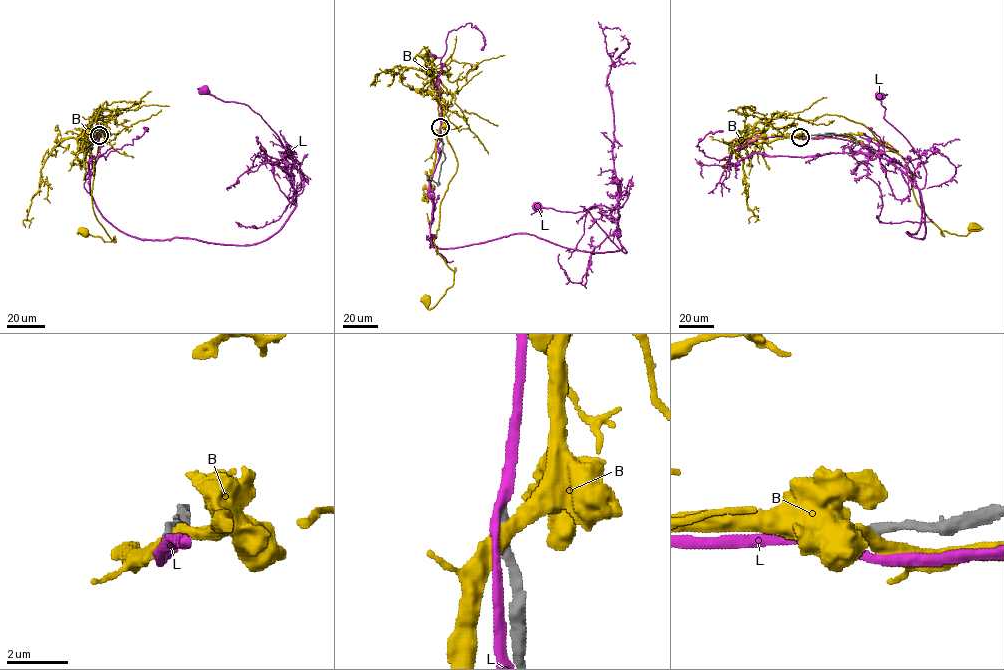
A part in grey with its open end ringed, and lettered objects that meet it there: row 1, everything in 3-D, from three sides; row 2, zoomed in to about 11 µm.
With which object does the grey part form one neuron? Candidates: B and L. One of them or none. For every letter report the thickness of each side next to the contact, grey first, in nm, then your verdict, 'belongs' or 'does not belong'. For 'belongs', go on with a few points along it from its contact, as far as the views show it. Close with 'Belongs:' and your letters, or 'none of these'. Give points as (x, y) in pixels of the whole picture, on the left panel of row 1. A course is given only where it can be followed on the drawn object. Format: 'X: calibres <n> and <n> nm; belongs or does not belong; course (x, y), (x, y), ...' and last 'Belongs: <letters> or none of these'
B: calibres 360 and 420 nm; does not belong
L: calibres 260 and 320 nm; does not belong
Belongs: none of these

